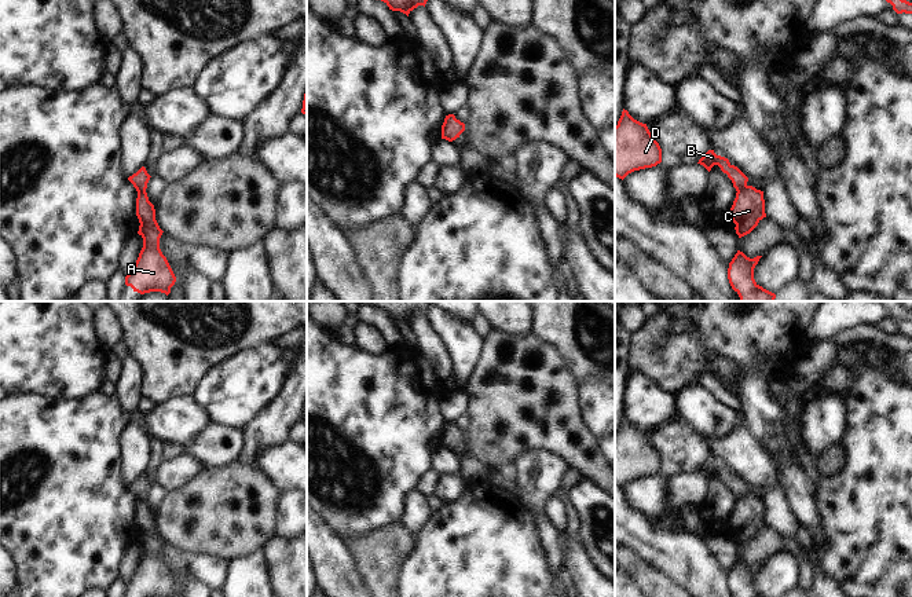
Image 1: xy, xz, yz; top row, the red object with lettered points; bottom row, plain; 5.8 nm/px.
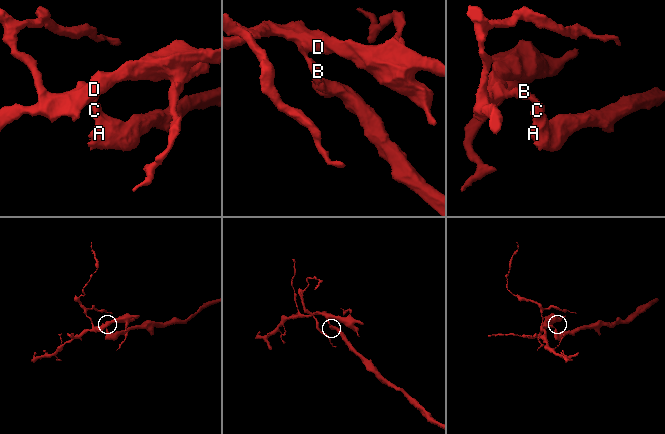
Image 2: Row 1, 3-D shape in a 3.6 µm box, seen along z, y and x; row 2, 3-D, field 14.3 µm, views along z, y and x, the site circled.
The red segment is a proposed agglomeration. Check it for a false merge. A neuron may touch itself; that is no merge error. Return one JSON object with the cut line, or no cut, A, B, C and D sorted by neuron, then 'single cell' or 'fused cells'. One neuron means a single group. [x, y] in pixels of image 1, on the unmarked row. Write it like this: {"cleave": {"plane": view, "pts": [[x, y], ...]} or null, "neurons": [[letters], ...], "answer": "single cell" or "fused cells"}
{"cleave": {"plane": "yz", "pts": [[747, 494], [737, 500]]}, "neurons": [["A", "C"], ["B", "D"]], "answer": "fused cells"}

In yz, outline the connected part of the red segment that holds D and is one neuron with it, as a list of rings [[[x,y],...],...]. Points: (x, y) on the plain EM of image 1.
[[[623,417],[615,435],[615,484],[625,487],[629,481],[656,475],[662,470],[662,457],[647,432],[634,428]]]

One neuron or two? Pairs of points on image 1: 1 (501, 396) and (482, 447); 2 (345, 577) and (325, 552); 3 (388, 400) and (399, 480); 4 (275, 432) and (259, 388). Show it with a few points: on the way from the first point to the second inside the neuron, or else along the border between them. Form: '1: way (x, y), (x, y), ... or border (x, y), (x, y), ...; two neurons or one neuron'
1: way (501, 409), (501, 418), (494, 425), (494, 435); one neuron
2: way (340, 571), (329, 557); one neuron
3: way (388, 420), (388, 461); one neuron
4: border (285, 378), (278, 395), (244, 428); two neurons

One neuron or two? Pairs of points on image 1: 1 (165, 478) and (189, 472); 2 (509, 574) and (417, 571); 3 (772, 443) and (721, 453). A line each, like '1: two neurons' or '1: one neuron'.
1: one neuron
2: one neuron
3: two neurons

